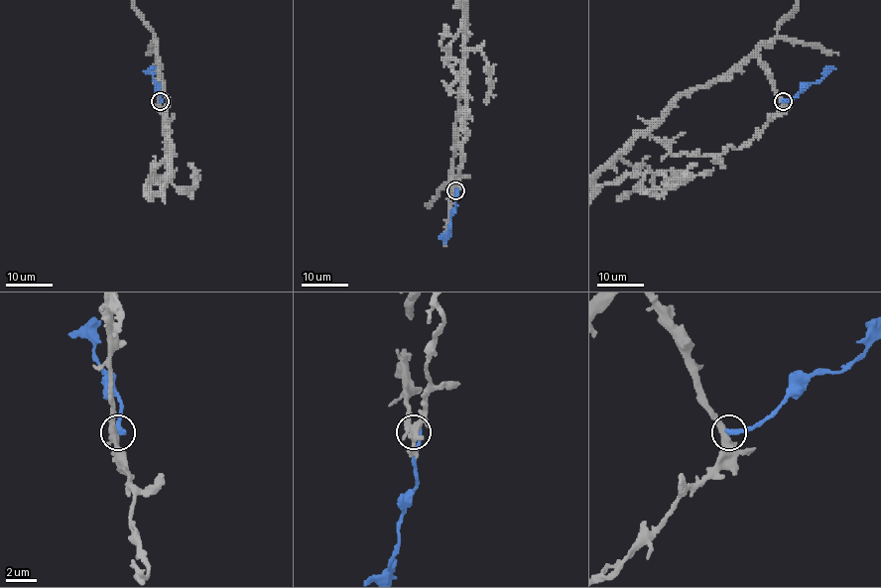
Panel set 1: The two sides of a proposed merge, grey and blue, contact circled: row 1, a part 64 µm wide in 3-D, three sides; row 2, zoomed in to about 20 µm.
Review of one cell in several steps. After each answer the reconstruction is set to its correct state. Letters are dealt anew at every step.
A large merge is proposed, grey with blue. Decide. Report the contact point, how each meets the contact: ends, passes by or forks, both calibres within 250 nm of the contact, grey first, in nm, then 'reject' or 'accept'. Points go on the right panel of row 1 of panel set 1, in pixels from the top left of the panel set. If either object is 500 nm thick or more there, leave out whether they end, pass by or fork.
(783, 101) | grey forks | blue ends | 320/280 nm | reject

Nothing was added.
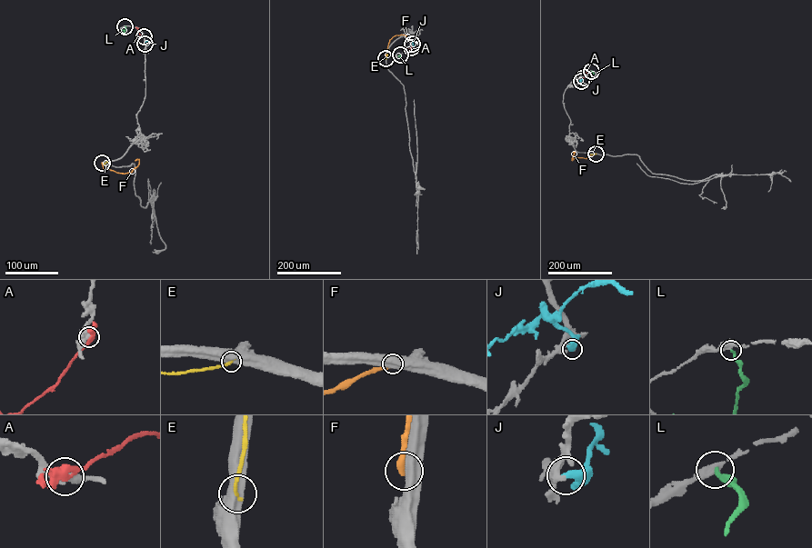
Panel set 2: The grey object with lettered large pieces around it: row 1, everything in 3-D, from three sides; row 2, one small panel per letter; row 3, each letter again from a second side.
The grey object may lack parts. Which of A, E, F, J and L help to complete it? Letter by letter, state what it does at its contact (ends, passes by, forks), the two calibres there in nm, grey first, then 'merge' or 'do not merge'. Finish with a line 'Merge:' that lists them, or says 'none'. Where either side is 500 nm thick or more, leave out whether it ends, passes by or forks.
A: it forks; calibres 420 and 400 nm; do not merge
E: calibres 600 and 200 nm; do not merge
F: calibres 600 and 380 nm; do not merge
J: it ends; calibres 440 and 400 nm; merge
L: it ends; calibres 420 and 190 nm; do not merge
Merge: J

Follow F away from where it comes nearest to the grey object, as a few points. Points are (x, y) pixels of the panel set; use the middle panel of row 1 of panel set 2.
F: (385, 58), (390, 40), (395, 35), (406, 36)

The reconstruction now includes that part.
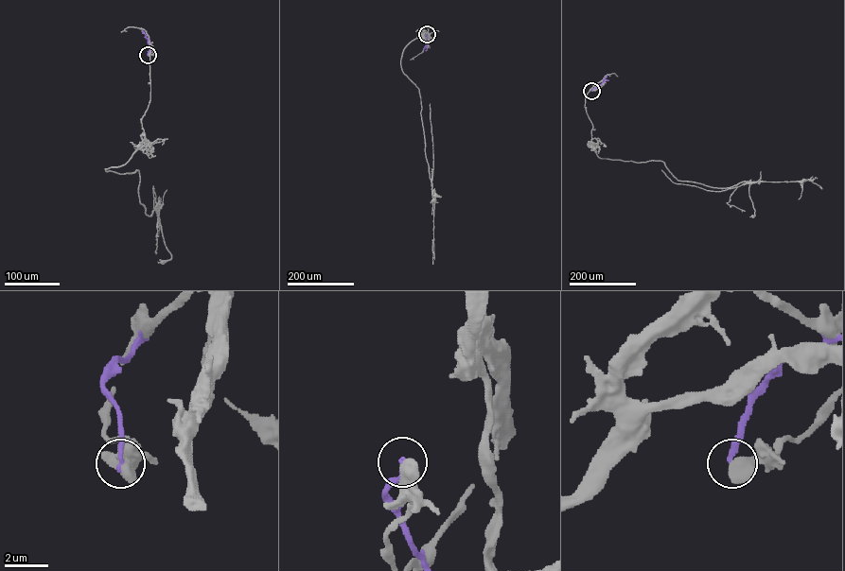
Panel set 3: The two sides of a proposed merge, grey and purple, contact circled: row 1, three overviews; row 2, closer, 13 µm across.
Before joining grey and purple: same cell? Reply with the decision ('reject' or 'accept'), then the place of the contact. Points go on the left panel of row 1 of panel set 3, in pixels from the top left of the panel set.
reject; place (148, 55)

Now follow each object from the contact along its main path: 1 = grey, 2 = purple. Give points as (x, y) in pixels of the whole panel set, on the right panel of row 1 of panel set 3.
1: (591, 91), (585, 107), (599, 157), (661, 161), (678, 181), (712, 187), (747, 181), (753, 216)
2: (591, 91), (604, 82), (607, 75)

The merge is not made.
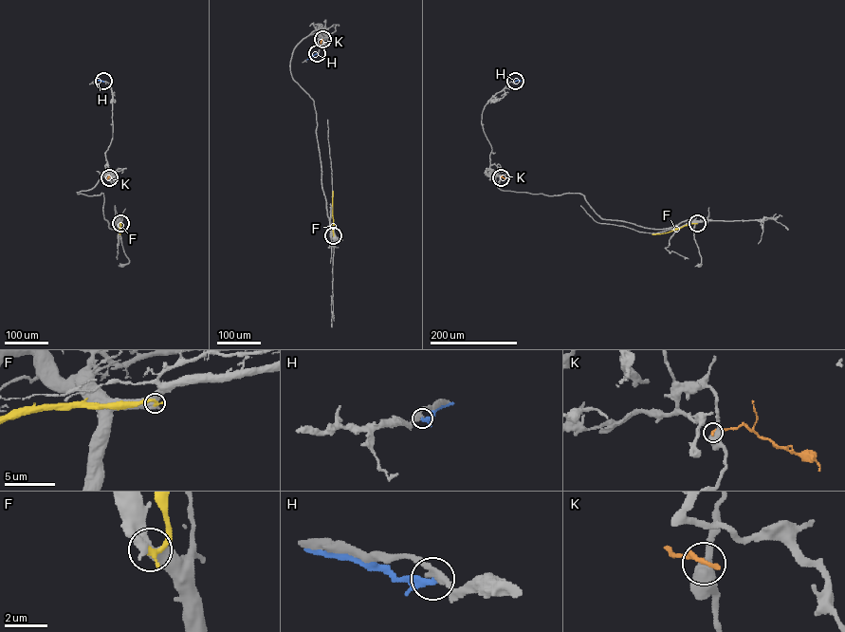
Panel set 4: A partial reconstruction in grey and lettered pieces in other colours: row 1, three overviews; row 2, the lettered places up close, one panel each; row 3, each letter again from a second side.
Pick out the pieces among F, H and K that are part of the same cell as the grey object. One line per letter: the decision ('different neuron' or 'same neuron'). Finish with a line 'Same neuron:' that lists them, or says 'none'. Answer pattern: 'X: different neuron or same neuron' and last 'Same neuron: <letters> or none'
F: same neuron
H: different neuron
K: different neuron
Same neuron: F

